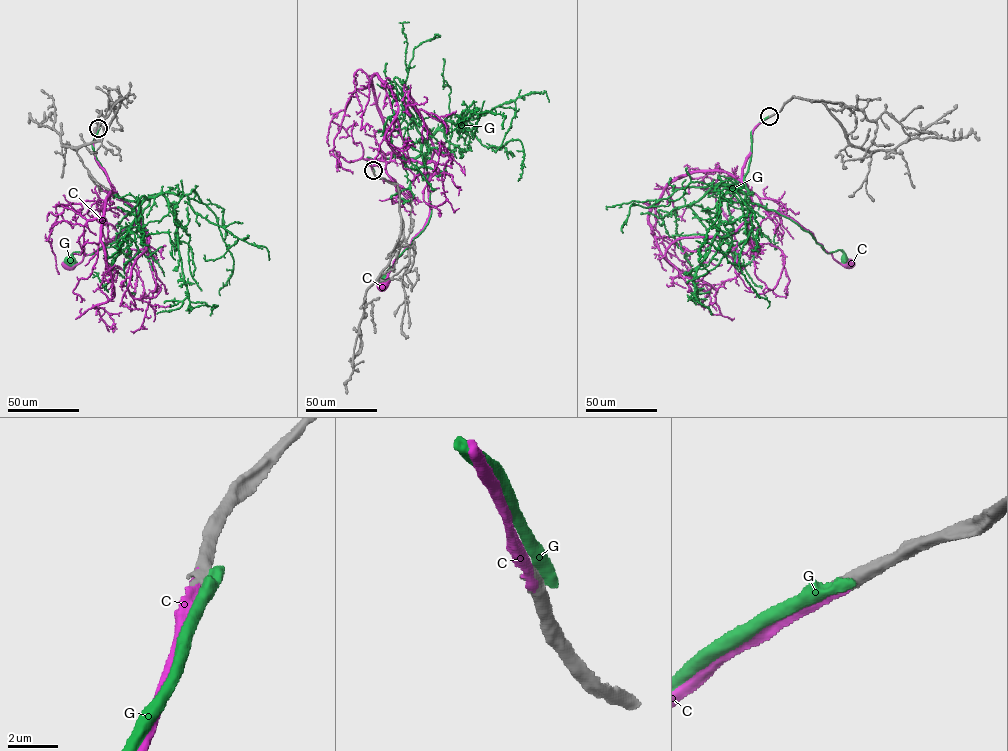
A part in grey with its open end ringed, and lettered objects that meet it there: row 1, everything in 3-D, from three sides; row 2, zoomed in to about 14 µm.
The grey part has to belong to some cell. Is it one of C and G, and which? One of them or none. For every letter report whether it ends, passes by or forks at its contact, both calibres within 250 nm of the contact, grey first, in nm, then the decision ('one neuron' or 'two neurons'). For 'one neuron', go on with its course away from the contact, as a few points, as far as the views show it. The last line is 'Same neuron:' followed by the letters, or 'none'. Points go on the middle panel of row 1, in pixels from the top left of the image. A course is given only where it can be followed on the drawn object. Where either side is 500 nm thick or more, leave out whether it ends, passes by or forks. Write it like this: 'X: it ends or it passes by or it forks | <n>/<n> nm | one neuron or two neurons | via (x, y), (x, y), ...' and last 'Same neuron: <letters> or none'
C: 650/400 nm | one neuron | via (373, 171), (368, 159), (389, 153), (417, 161), (427, 181), (430, 211), (422, 229), (394, 261), (384, 286)
G: 650/600 nm | two neurons
Same neuron: C

